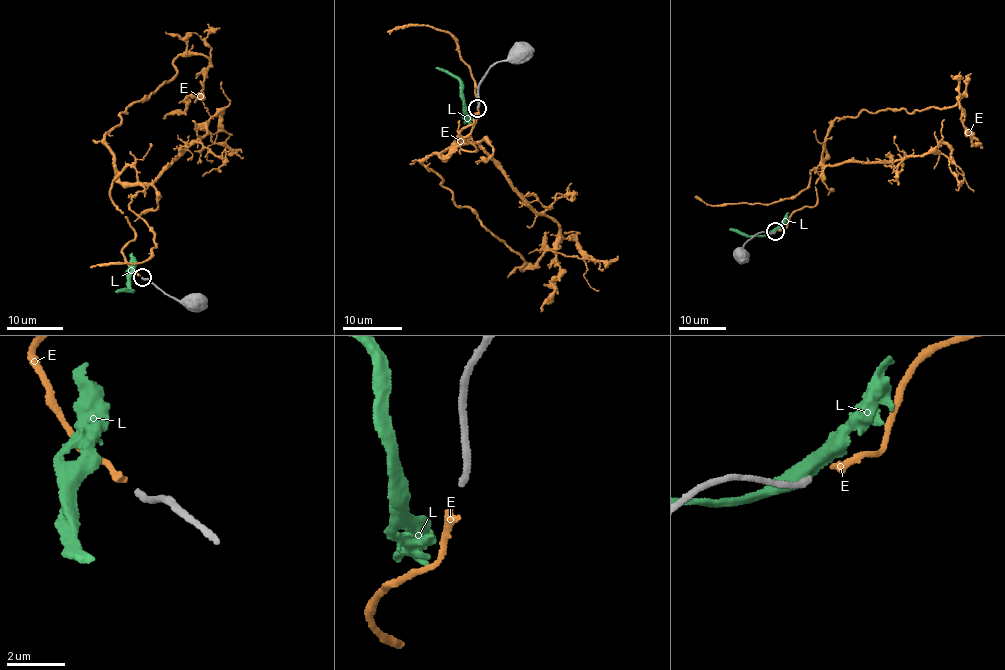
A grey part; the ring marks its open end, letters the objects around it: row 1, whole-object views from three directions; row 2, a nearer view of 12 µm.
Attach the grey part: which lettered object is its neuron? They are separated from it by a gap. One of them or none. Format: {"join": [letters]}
{"join": ["E"]}

